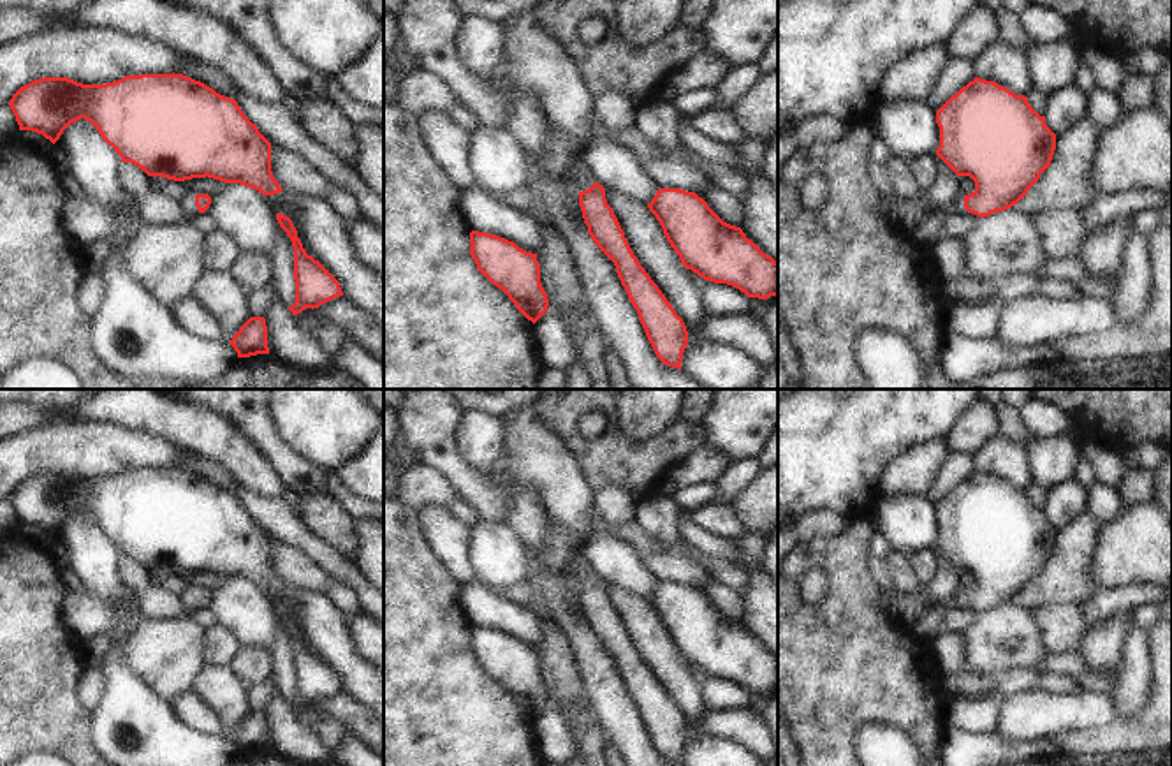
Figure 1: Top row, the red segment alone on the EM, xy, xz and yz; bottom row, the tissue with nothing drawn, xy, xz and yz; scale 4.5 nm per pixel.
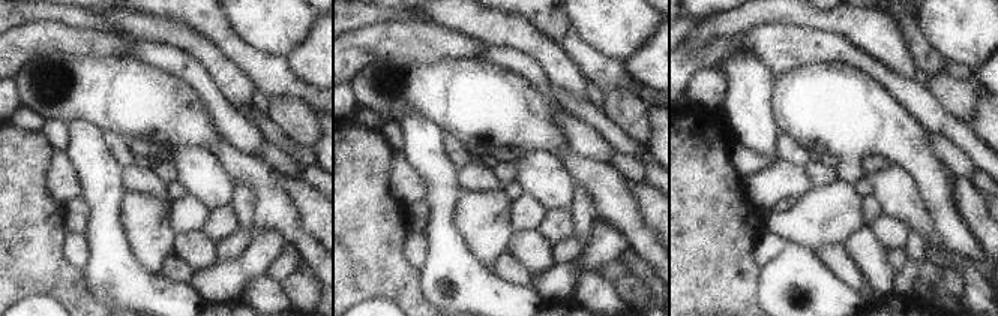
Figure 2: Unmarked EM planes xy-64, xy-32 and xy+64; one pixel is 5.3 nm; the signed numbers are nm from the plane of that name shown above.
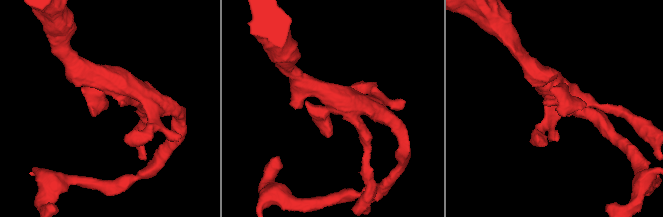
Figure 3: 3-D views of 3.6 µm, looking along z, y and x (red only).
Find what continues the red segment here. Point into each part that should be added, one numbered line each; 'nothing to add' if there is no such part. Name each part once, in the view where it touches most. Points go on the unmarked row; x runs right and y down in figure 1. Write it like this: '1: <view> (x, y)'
1: xy (187, 596)

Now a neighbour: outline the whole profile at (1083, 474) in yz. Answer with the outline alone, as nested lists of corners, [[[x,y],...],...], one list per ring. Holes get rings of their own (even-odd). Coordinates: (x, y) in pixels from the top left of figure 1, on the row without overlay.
[[[1077,456],[1072,479],[1084,490],[1091,490],[1095,486],[1096,481],[1088,458]]]

